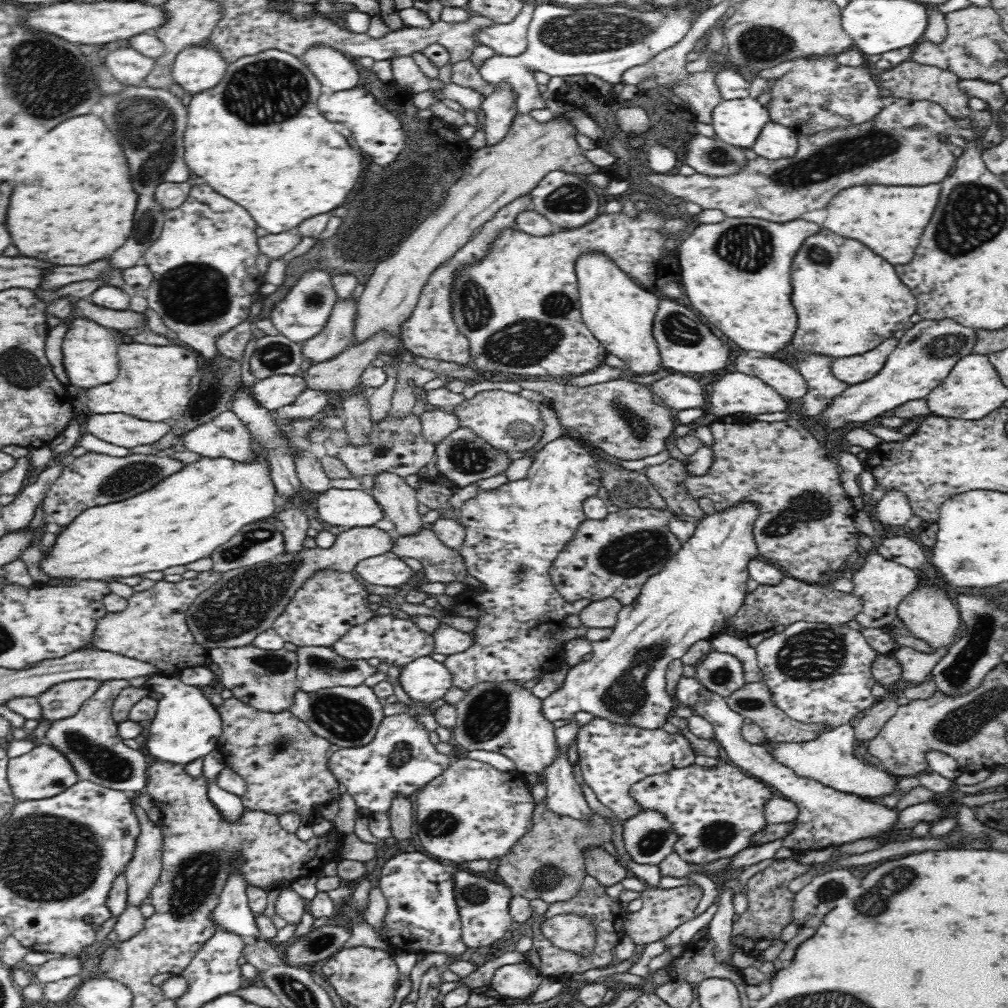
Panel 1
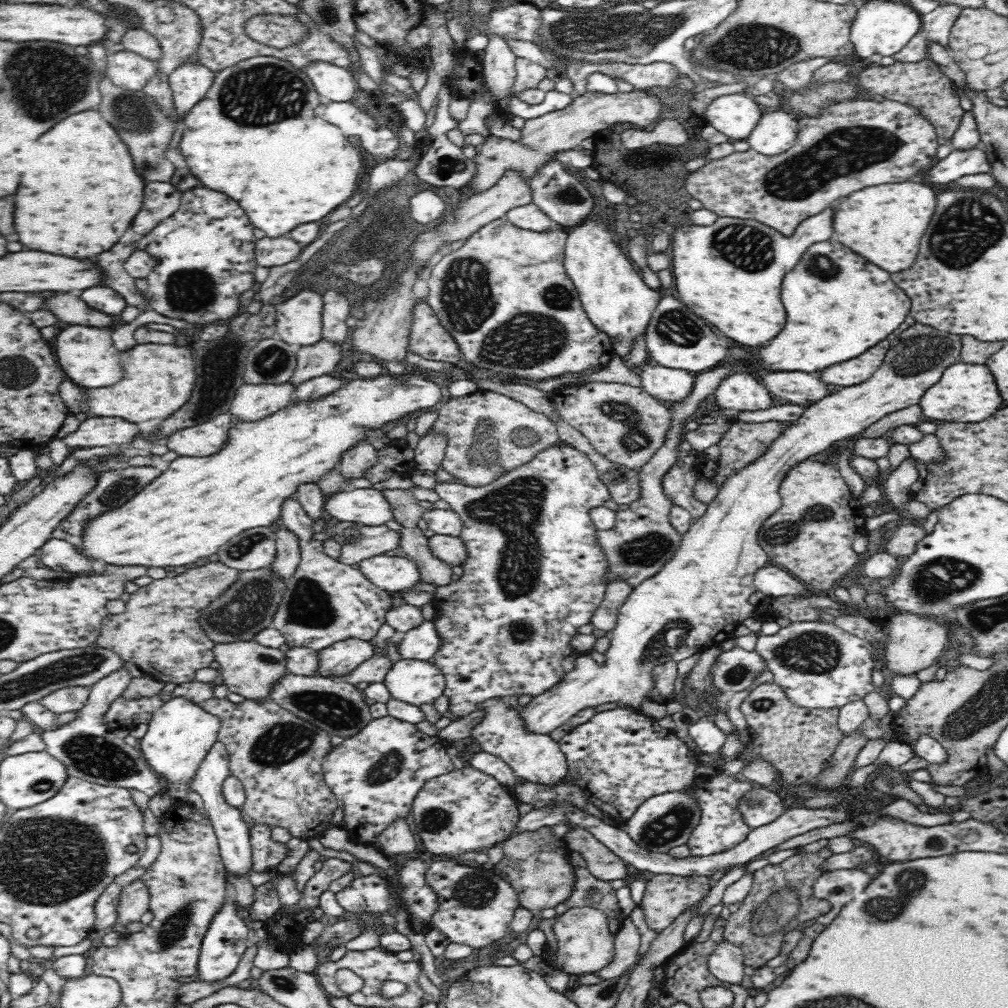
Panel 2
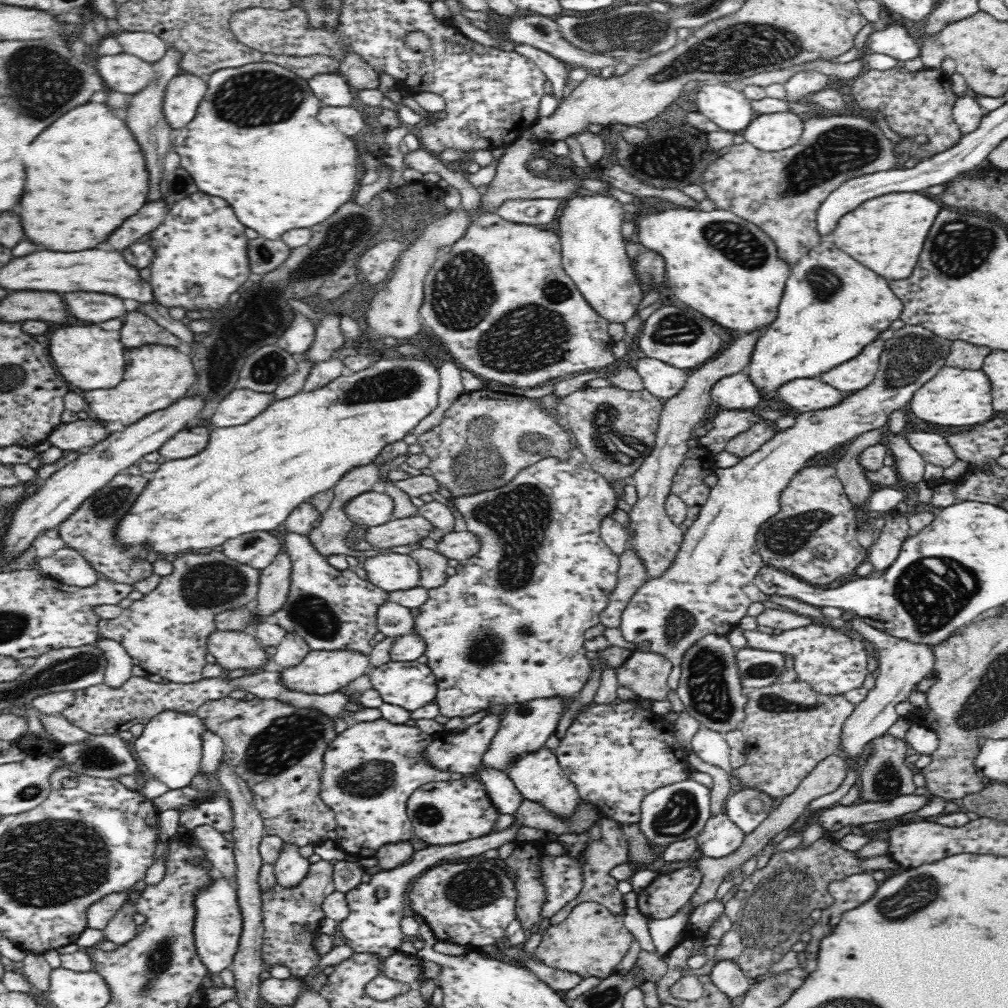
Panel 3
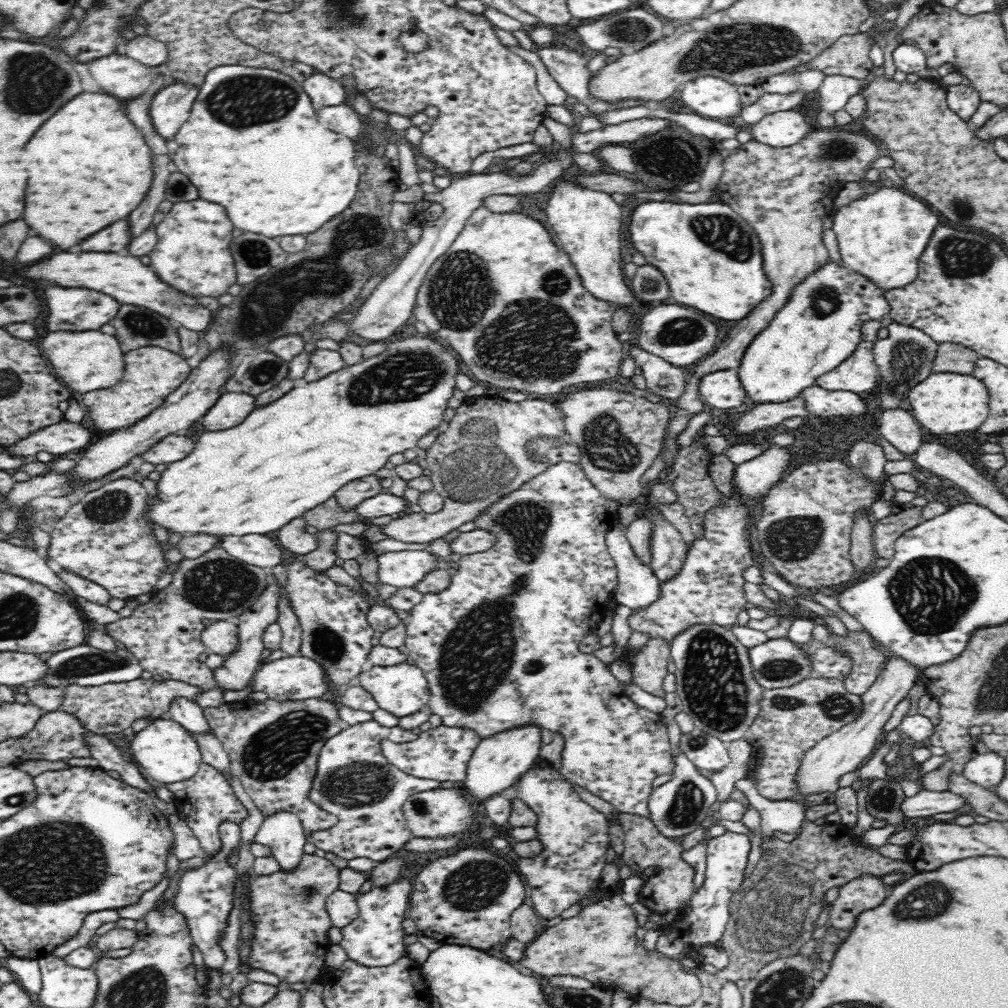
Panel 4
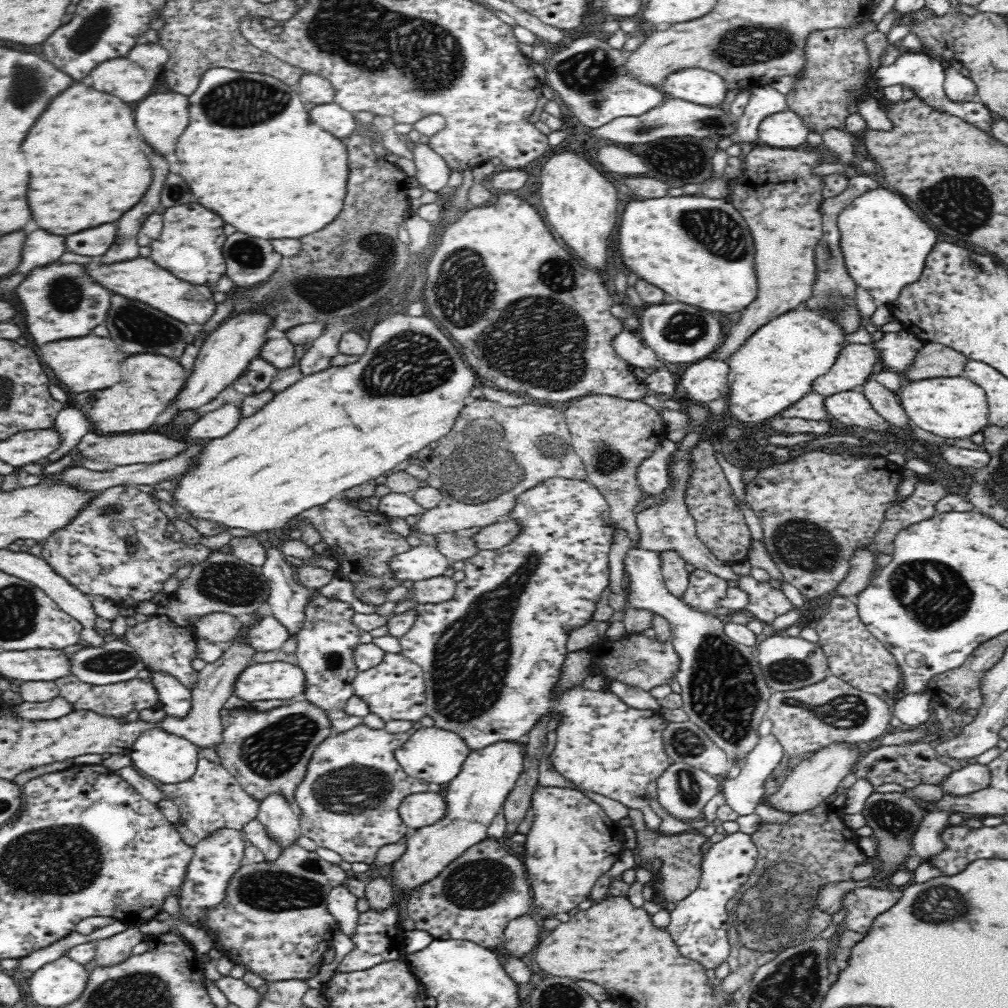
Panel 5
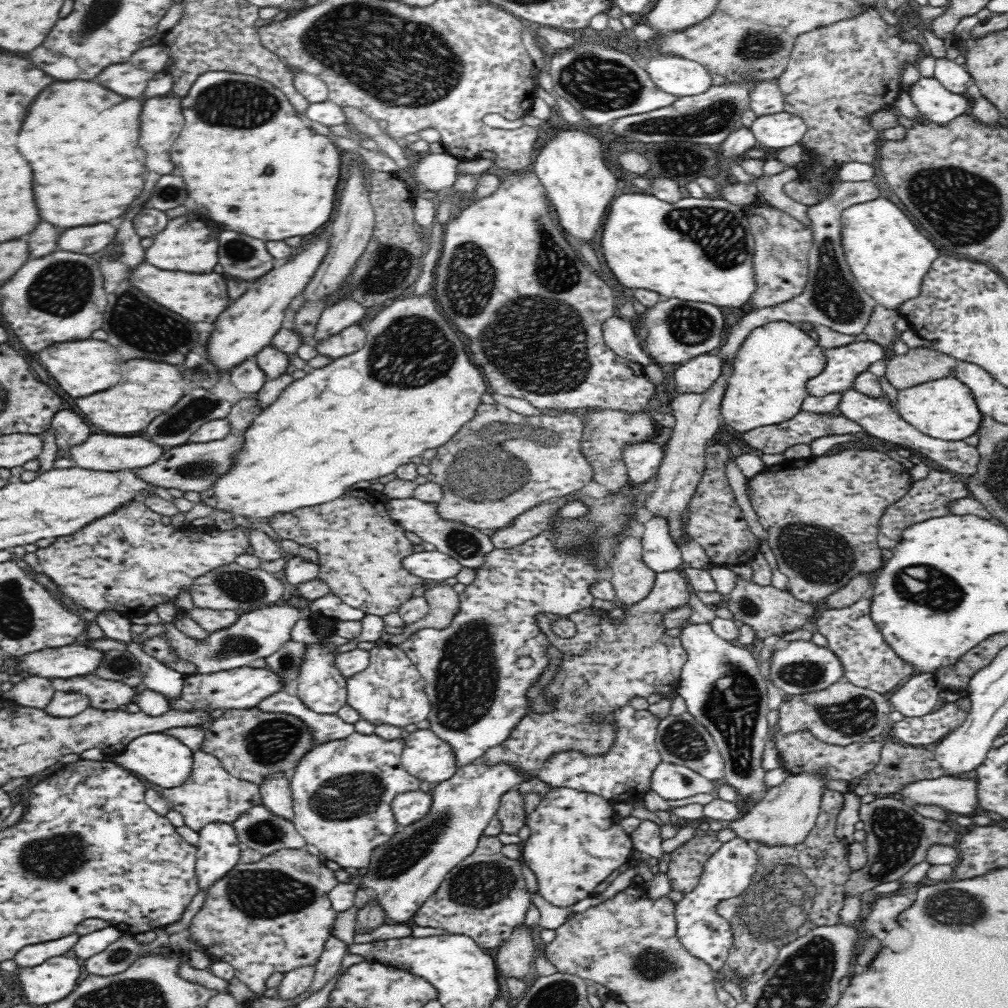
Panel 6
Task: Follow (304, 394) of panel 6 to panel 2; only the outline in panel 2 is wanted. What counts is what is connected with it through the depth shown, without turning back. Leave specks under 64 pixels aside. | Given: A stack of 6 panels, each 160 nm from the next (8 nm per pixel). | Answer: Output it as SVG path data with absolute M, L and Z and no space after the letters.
M389 373L377 376L375 379L362 379L354 376L350 376L345 380L345 383L335 392L328 396L322 397L315 401L302 401L296 404L290 404L284 410L276 412L267 418L257 420L254 422L241 422L236 426L233 426L227 434L227 443L220 449L216 454L206 455L203 457L177 457L175 460L169 462L169 467L164 471L158 478L155 478L148 486L145 486L138 494L132 497L132 500L128 500L124 506L118 506L109 510L108 512L102 512L94 518L90 518L82 530L81 536L81 547L76 547L82 555L86 557L90 556L90 563L95 560L104 560L107 565L116 566L142 566L147 569L151 566L157 566L165 568L167 566L184 566L192 564L200 558L208 557L210 554L216 553L216 550L226 544L232 536L240 534L242 530L248 530L248 528L256 528L256 526L270 526L274 524L278 518L280 518L280 508L282 508L282 502L292 496L298 488L298 484L302 482L318 482L322 474L326 474L326 470L336 466L336 462L341 459L342 452L348 450L352 444L356 444L358 440L366 440L366 430L370 428L384 428L388 422L394 422L398 418L406 418L411 415L412 412L422 412L427 409L432 409L440 402L442 394L440 393L440 386L430 381L430 379L424 376L415 376L413 373L408 373L405 376L392 376Z

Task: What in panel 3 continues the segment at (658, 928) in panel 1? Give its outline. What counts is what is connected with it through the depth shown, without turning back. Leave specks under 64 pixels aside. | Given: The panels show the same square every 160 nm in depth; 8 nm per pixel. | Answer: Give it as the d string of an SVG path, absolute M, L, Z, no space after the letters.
M684 867L660 873L638 895L637 907L649 920L674 916L688 905L700 886L702 873L696 867Z

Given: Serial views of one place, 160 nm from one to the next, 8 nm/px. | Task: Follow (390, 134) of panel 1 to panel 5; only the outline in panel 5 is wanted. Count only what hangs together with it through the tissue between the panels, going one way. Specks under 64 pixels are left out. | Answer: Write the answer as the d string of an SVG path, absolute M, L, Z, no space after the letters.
M334 102L315 105L309 111L309 114L314 121L325 130L328 130L331 135L336 135L342 139L352 136L356 128L354 114Z

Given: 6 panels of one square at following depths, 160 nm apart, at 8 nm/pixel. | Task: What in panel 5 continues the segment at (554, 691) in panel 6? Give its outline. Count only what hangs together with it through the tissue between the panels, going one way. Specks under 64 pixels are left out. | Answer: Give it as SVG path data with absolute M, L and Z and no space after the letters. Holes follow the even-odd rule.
M662 550L658 555L660 555L660 568L666 588L674 597L682 596L682 592L686 592L686 586L688 586L687 562L675 550ZM630 633L614 642L603 638L598 645L590 649L592 657L591 671L595 671L606 679L616 679L624 685L651 691L654 687L667 684L678 670L680 658L675 654L670 642L661 644L656 639L649 639L641 633Z

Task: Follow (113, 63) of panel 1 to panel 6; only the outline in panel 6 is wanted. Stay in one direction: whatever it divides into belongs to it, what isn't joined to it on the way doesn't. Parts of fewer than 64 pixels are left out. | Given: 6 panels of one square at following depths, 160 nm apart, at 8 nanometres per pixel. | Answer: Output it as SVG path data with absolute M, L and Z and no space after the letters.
M124 62L124 64L114 64L102 70L96 78L98 84L114 90L120 96L126 98L140 98L145 93L147 84L152 78L150 72L141 68L134 68L134 64Z

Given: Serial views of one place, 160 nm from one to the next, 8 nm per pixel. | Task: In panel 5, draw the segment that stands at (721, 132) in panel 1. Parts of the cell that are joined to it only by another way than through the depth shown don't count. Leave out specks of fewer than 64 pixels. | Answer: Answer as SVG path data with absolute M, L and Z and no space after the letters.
M689 68L672 73L661 90L672 98L706 107L719 107L730 91L727 82L710 70Z

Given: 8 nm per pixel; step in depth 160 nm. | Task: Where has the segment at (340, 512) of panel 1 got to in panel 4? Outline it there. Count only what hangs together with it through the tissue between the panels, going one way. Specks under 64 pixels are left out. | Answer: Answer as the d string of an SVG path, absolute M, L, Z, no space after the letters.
M392 493L376 494L372 498L362 500L358 506L353 508L362 516L361 520L341 524L338 526L338 530L352 536L359 536L373 524L374 518L386 516L386 514L394 517L403 514L403 510L406 510L406 504L410 504L406 498L395 496Z

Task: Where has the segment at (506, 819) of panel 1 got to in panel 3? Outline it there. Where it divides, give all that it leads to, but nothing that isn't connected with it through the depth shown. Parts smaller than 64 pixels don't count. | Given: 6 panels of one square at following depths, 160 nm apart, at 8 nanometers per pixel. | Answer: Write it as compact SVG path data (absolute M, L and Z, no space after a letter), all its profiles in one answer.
M476 774L422 784L410 795L407 814L412 821L414 834L428 846L453 845L490 834L500 816L485 784Z

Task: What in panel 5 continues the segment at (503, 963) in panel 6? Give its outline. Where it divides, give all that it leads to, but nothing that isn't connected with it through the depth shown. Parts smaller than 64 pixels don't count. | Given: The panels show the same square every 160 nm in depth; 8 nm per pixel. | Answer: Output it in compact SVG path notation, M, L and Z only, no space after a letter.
M529 914L514 918L507 924L505 930L506 952L516 958L526 956L530 950L536 948L539 941L538 932L540 926Z

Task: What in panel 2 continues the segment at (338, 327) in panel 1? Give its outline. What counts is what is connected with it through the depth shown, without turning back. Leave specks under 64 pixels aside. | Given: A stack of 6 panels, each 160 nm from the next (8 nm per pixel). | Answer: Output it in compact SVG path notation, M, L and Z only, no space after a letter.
M322 338L310 346L297 348L296 353L297 369L289 381L298 385L332 372L342 360L342 345Z

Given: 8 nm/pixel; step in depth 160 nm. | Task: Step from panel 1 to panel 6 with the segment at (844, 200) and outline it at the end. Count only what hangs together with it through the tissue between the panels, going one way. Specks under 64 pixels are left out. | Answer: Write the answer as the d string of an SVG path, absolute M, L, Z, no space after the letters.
M886 198L854 204L844 210L841 215L841 243L855 282L858 282L878 305L889 309L897 309L902 302L920 294L922 278L926 277L934 258L938 258L938 248L924 234L920 234L920 230L894 202Z

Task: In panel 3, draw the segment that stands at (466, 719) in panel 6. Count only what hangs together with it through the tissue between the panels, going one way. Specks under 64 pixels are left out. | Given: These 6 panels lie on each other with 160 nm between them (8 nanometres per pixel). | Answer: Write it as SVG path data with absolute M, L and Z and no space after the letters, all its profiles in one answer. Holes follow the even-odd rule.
M576 445L567 451L565 457L548 456L532 466L526 466L510 482L498 488L474 494L452 495L453 506L464 518L467 530L478 537L480 548L472 558L459 561L455 567L456 571L450 573L446 579L446 584L429 590L429 599L419 608L420 616L416 616L415 626L416 633L424 638L426 643L425 656L428 658L428 667L438 679L438 693L434 702L439 706L442 716L470 716L486 708L491 708L492 712L500 712L512 703L530 702L538 698L566 697L573 700L584 689L590 679L590 666L593 664L593 660L585 658L585 633L600 623L599 615L602 609L606 608L609 593L618 582L619 555L610 550L600 533L602 518L606 518L618 507L616 498L610 483L590 466L586 455ZM616 699L607 705L590 703L575 718L555 752L560 767L577 786L581 799L596 806L602 816L631 825L640 820L640 806L645 796L661 786L685 781L690 775L688 749L682 748L673 732L674 725L635 701Z

